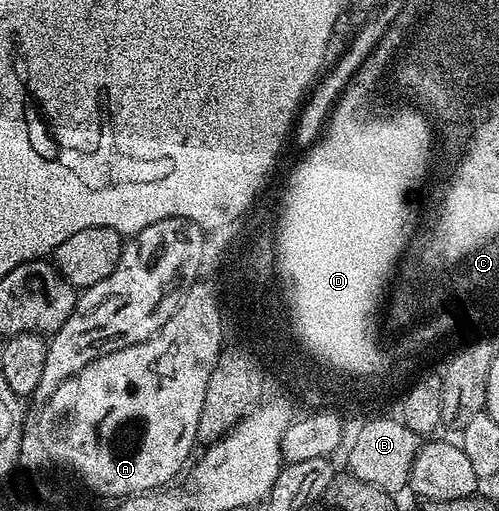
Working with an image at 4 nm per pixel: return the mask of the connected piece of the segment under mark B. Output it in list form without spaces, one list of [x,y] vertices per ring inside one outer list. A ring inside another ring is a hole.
[[[390,415],[369,418],[358,431],[348,453],[348,465],[351,476],[380,488],[386,494],[407,488],[411,465],[418,454],[422,439],[404,426],[400,419]]]

